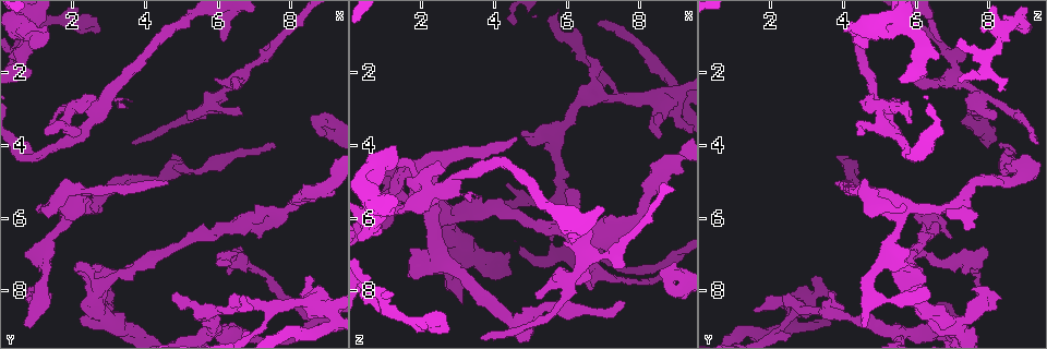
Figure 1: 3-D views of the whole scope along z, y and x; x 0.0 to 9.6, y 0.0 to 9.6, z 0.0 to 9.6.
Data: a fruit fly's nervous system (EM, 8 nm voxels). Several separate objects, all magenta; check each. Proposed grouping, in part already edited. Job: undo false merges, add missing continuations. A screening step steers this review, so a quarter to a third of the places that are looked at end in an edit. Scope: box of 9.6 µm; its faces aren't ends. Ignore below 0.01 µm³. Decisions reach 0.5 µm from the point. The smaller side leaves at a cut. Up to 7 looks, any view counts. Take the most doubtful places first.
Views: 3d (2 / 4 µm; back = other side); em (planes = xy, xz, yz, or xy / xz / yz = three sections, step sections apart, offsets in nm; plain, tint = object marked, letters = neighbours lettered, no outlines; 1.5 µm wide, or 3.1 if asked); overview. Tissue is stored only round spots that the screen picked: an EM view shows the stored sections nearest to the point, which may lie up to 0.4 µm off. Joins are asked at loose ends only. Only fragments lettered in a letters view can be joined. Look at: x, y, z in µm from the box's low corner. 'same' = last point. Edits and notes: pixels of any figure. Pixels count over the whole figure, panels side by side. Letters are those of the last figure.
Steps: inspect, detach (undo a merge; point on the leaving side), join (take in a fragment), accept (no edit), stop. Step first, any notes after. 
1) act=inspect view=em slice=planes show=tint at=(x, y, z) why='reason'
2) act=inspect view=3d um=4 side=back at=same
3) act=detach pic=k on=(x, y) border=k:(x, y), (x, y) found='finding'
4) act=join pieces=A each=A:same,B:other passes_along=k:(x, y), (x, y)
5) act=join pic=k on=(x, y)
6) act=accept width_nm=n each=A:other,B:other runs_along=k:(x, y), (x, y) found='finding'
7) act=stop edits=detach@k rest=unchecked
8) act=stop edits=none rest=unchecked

act=inspect view=em slice=planes show=letters at=(8.85, 3.55, 7.95) why='sharp bend'

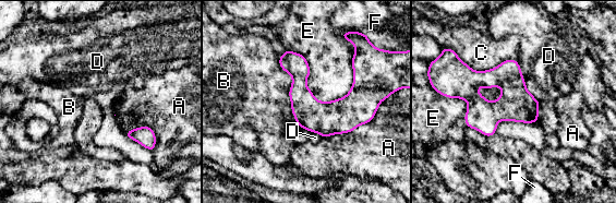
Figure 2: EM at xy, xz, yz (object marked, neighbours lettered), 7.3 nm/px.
act=accept width_nm=240 each=A:other,B:other,C:other,D:other,E:other,F:other runs_along=2:(281, 59), (317, 108), (372, 99) found='all the same neuron'

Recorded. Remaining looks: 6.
act=inspect view=em slice=planes show=tint at=(2.05, 3.60, 5.30) why='three arms meet'

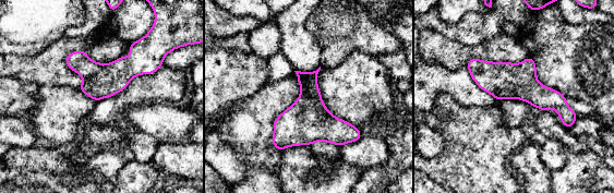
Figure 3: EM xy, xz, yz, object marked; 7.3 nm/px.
act=inspect view=em slice=planes show=letters at=same why='what lies round it'

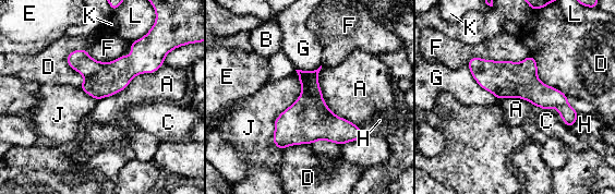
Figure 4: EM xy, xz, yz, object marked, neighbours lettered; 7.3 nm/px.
act=accept each=A:other,B:other,C:other,D:other,E:other,F:other,G:other,H:other,J:other,K:other,L:other found='all the same neuron'

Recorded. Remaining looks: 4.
act=inspect view=em slice=planes show=letters at=(0.85, 8.95, 4.65) why='an open end'

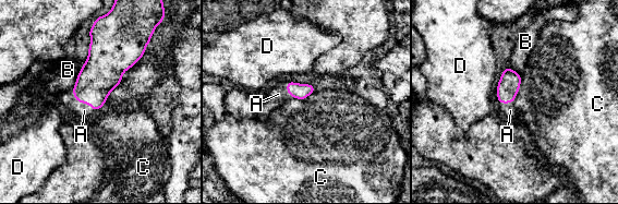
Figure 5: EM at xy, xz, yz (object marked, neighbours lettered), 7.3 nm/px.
act=join pieces=A each=A:same,B:other,C:other,D:other passes_along=5:(99, 74), (81, 103), (84, 110) found='it goes on there'

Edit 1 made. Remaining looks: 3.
act=stop edits=join@5 rest=unchecked

